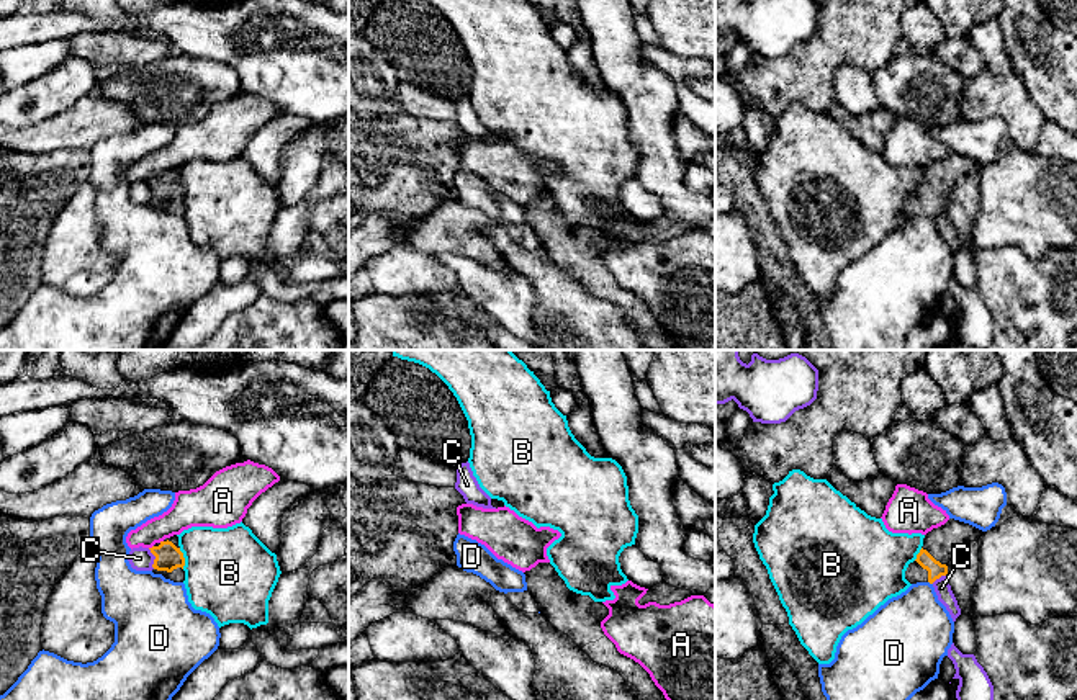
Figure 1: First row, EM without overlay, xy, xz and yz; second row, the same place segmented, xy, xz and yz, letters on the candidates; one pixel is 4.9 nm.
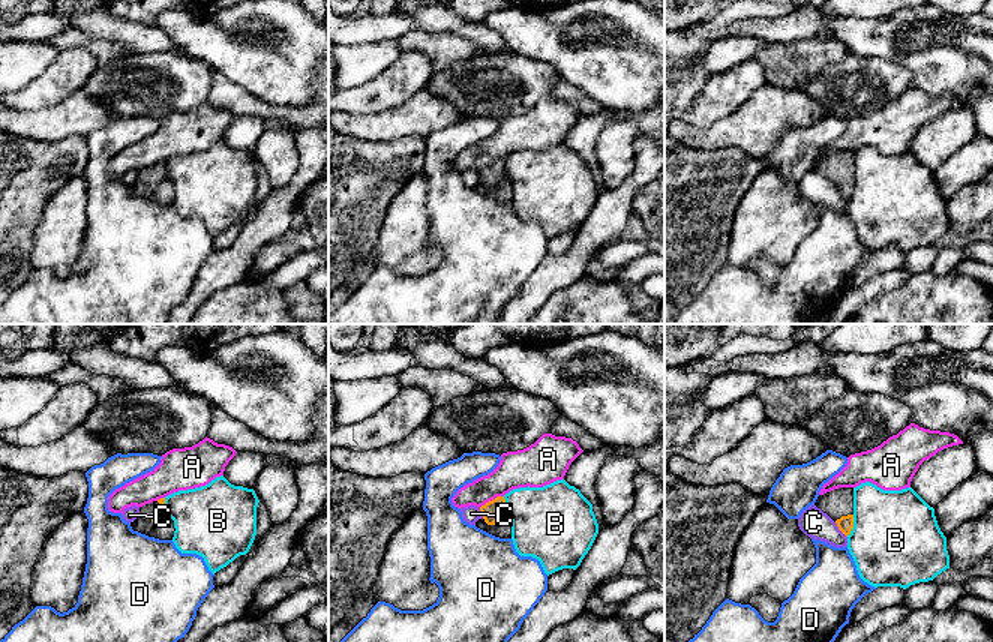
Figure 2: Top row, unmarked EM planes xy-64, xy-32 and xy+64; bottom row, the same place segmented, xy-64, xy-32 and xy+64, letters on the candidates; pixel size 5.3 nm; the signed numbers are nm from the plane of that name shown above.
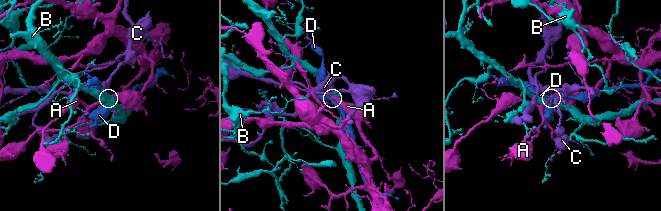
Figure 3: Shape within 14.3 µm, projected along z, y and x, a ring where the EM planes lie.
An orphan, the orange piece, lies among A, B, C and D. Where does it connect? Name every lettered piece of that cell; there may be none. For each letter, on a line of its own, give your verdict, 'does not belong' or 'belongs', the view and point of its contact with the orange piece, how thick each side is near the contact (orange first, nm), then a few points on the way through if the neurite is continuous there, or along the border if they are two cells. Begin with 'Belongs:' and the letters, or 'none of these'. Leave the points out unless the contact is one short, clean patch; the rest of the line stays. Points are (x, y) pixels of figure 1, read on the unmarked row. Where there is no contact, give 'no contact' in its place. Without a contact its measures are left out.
Belongs: none of these
A: does not belong; meets orange in xy at (153, 180); 130 nm thick on the orange side, 160 nm on the other; border along xy (153, 179), (149, 182)
B: does not belong; meets orange in xy at (184, 192); 130 nm thick on the orange side, 440 nm on the other; border along xy (179, 182), (184, 201)
C: does not belong; meets orange in xy at (156, 192); 130 nm thick on the orange side, 110 nm on the other; border along xy (148, 182), (154, 190), (154, 201)
D: does not belong; meets orange in yz at (930, 216); 80 nm thick on the orange side, 380 nm on the other; border along yz (928, 215), (932, 218)

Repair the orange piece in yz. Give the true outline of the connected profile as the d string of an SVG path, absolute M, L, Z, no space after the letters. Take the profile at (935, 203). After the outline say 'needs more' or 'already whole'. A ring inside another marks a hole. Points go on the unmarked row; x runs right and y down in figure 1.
M949 152L944 159L925 168L917 193L910 196L905 204L905 213L910 218L933 218L936 213L948 208L946 198L951 195L956 182L974 173L979 175L980 168L982 164Z; needs more

